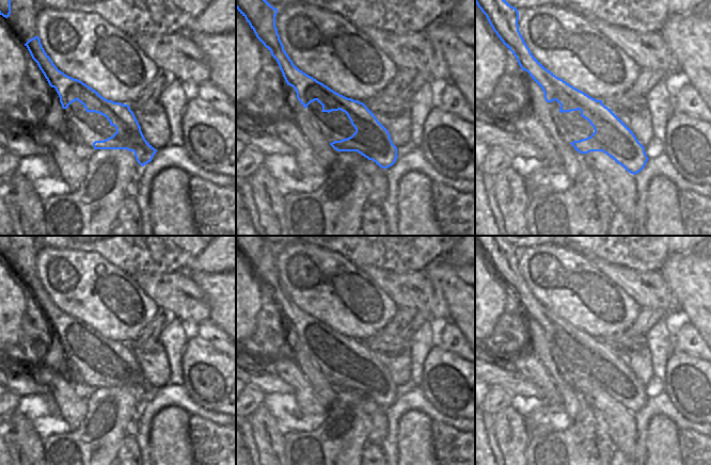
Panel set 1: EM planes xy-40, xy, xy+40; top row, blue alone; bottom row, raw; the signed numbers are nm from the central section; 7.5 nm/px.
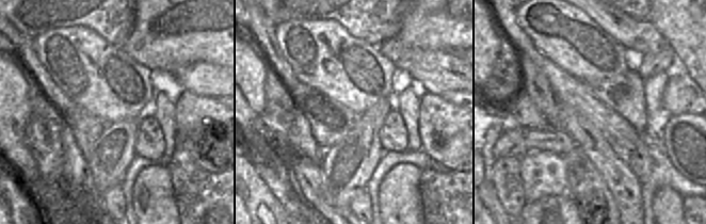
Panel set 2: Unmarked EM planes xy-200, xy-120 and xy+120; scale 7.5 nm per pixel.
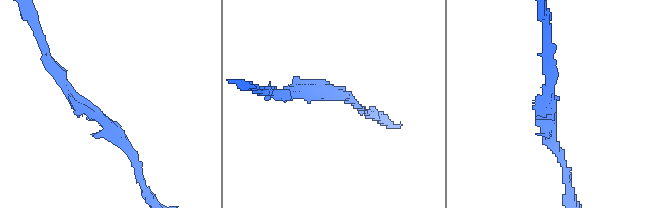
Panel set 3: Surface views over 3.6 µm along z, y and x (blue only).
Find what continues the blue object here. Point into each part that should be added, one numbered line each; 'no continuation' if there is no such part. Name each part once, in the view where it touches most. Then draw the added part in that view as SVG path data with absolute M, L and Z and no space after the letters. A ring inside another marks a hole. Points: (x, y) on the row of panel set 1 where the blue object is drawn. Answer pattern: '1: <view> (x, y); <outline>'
no continuation

